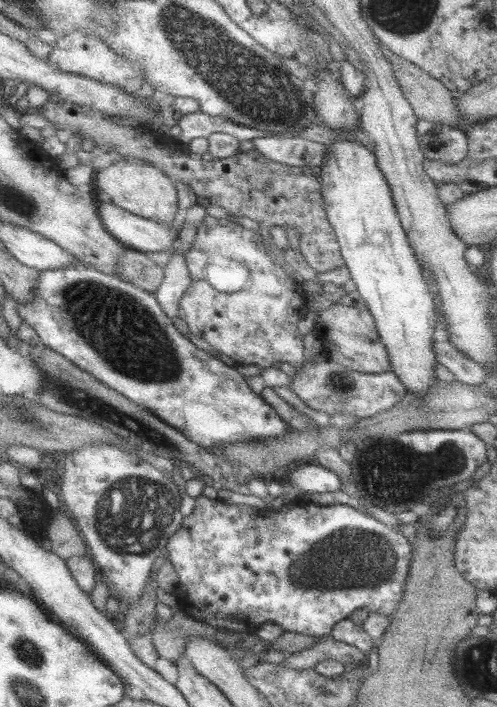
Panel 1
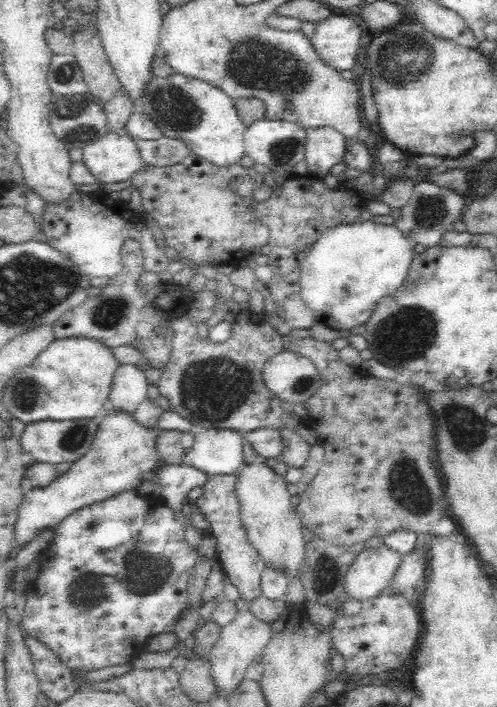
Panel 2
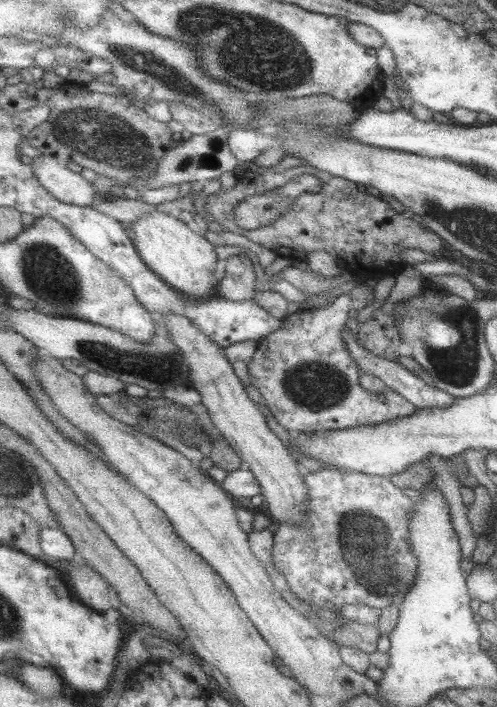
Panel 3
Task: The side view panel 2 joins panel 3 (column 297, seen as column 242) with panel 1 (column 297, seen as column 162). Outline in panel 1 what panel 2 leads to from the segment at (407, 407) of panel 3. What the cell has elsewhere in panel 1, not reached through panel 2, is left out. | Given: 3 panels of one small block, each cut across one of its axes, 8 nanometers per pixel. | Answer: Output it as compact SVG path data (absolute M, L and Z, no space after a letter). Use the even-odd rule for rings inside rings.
M327 352L314 354L290 377L291 390L301 401L315 411L322 411L330 418L337 413L355 416L357 419L370 418L393 409L408 395L399 374L392 370L381 374L354 371L332 359Z

